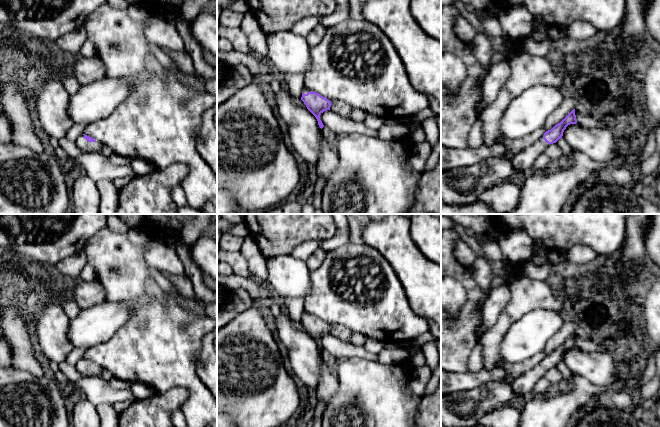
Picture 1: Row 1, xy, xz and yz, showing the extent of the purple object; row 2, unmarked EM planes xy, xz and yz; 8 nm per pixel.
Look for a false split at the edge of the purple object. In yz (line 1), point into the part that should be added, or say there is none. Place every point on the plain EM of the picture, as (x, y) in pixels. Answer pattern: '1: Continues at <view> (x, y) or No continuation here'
1: Continues at yz (523, 386)

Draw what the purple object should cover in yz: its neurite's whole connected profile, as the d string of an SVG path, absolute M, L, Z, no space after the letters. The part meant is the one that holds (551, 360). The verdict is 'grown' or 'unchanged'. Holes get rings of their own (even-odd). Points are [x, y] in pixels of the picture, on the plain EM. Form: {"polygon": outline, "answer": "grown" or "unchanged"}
{"polygon": "M573 333L560 347L556 348L551 354L546 355L539 364L511 383L514 396L525 398L533 394L536 382L543 378L550 368L556 367L562 362L563 356L568 349L576 347L575 333Z", "answer": "grown"}

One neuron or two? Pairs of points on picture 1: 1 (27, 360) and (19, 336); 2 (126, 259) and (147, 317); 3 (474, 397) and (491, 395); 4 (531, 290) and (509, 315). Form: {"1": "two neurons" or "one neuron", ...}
{"1": "one neuron", "2": "one neuron", "3": "one neuron", "4": "one neuron"}

